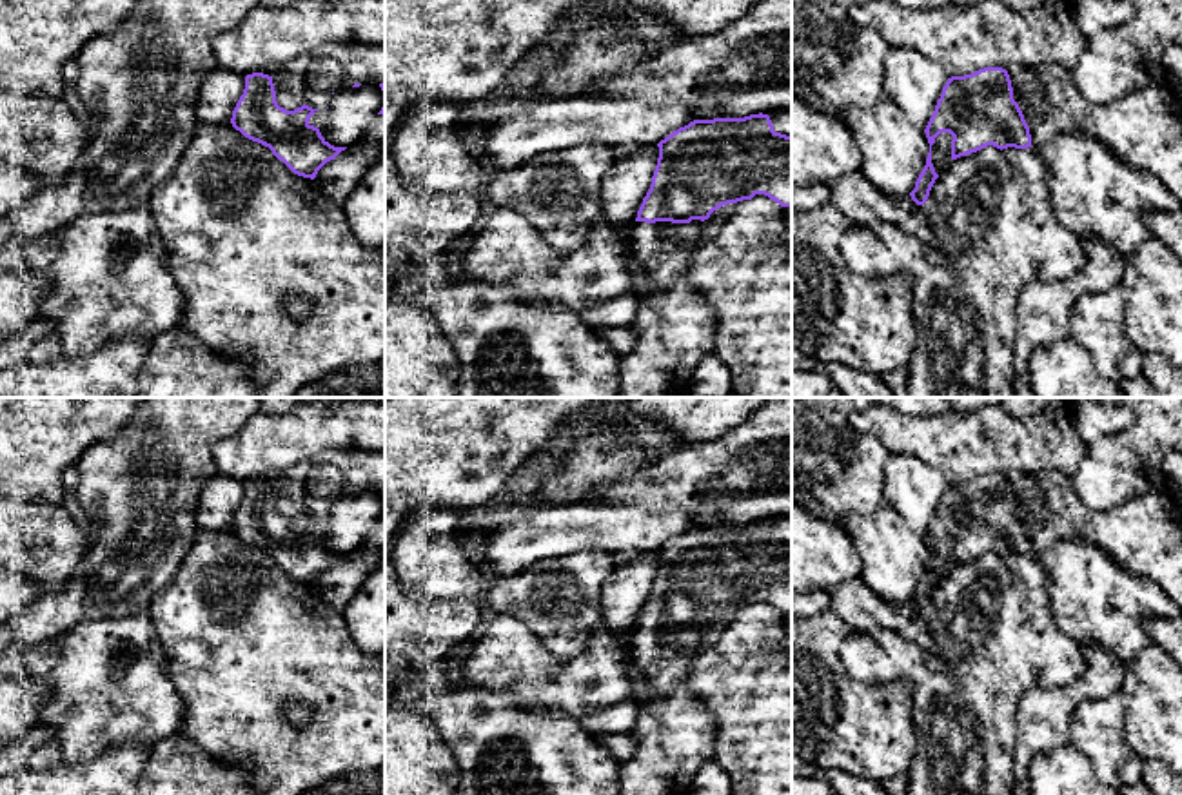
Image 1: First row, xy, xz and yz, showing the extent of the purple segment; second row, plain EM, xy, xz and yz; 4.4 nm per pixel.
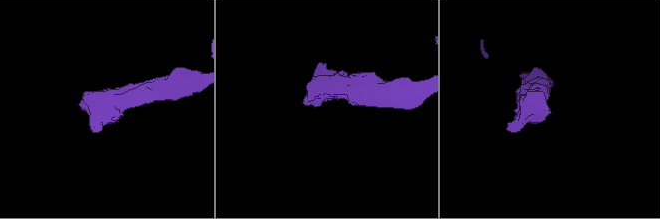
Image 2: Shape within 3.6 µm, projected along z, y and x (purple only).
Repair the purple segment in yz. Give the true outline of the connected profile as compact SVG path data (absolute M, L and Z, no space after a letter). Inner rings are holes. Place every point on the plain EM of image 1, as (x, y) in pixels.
M1059 470L1020 474L1013 483L984 474L948 485L924 539L930 559L910 599L917 612L939 584L931 552L941 539L953 543L951 566L988 552L1028 555L1059 541L1089 541L1133 575L1157 583L1182 610L1182 503L1166 490L1095 512Z

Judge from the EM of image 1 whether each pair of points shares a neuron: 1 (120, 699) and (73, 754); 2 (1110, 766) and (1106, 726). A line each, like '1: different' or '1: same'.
1: same
2: same

